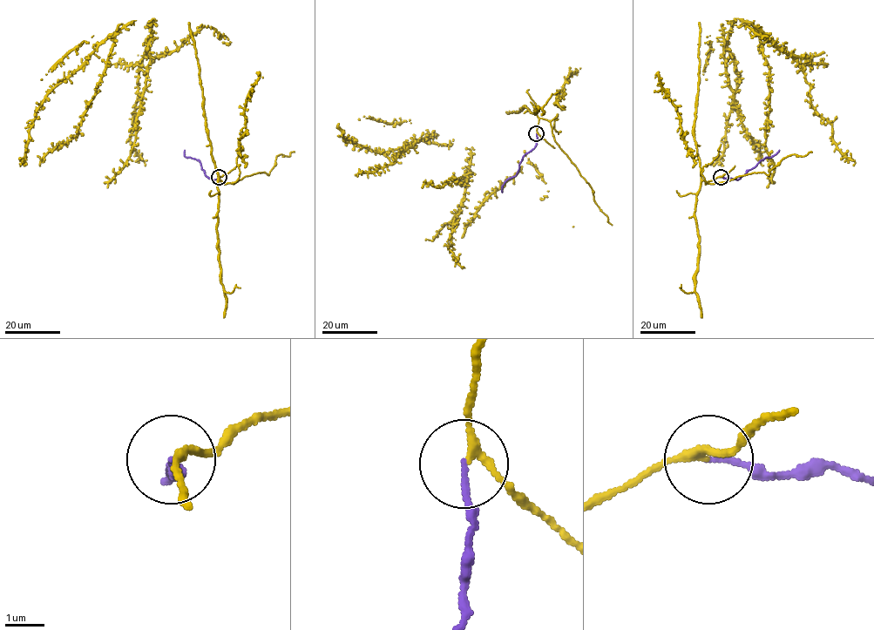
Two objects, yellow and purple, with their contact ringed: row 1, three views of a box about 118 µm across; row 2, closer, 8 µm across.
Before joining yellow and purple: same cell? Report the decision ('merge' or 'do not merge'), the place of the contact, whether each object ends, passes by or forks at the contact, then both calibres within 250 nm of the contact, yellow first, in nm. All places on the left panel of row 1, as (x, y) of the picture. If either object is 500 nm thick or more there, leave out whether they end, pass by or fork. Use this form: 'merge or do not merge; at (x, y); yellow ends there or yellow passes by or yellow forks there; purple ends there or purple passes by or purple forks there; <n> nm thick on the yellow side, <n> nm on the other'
merge; at (219, 177); yellow passes by; purple ends there; 190 nm thick on the yellow side, 130 nm on the other

